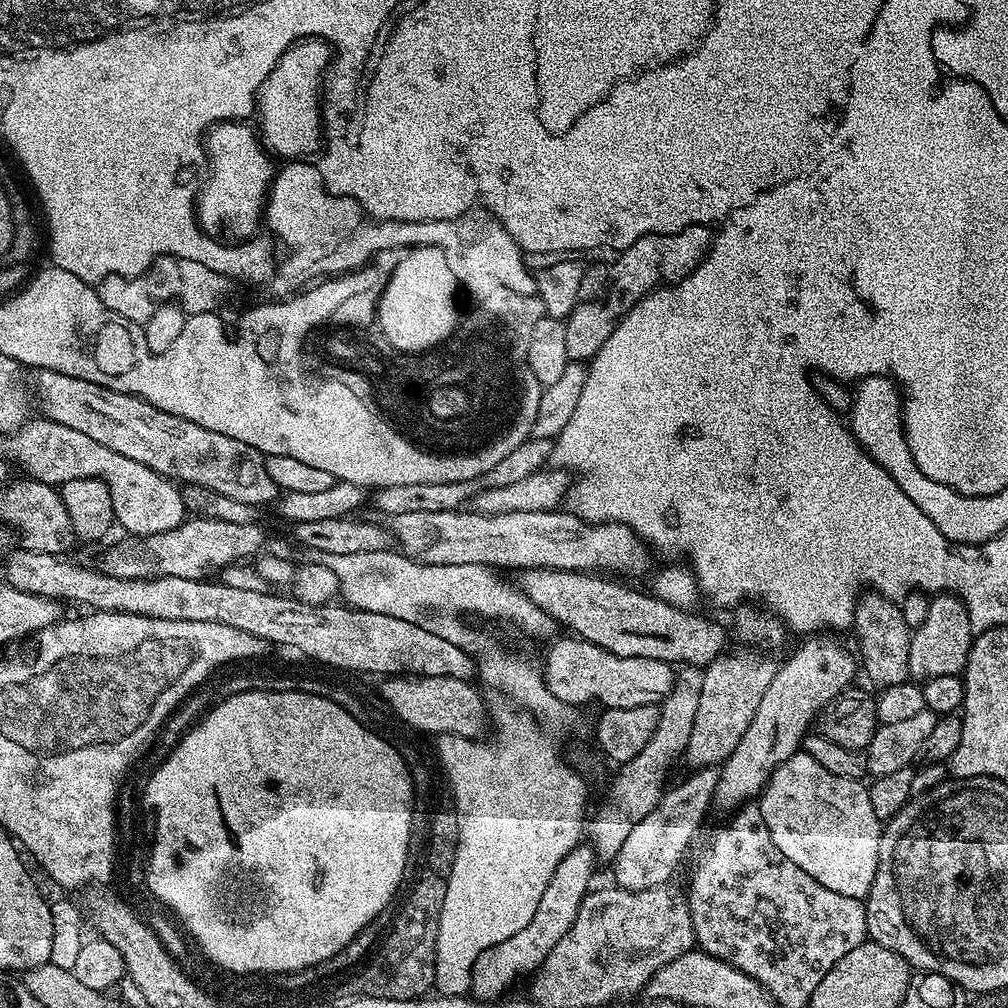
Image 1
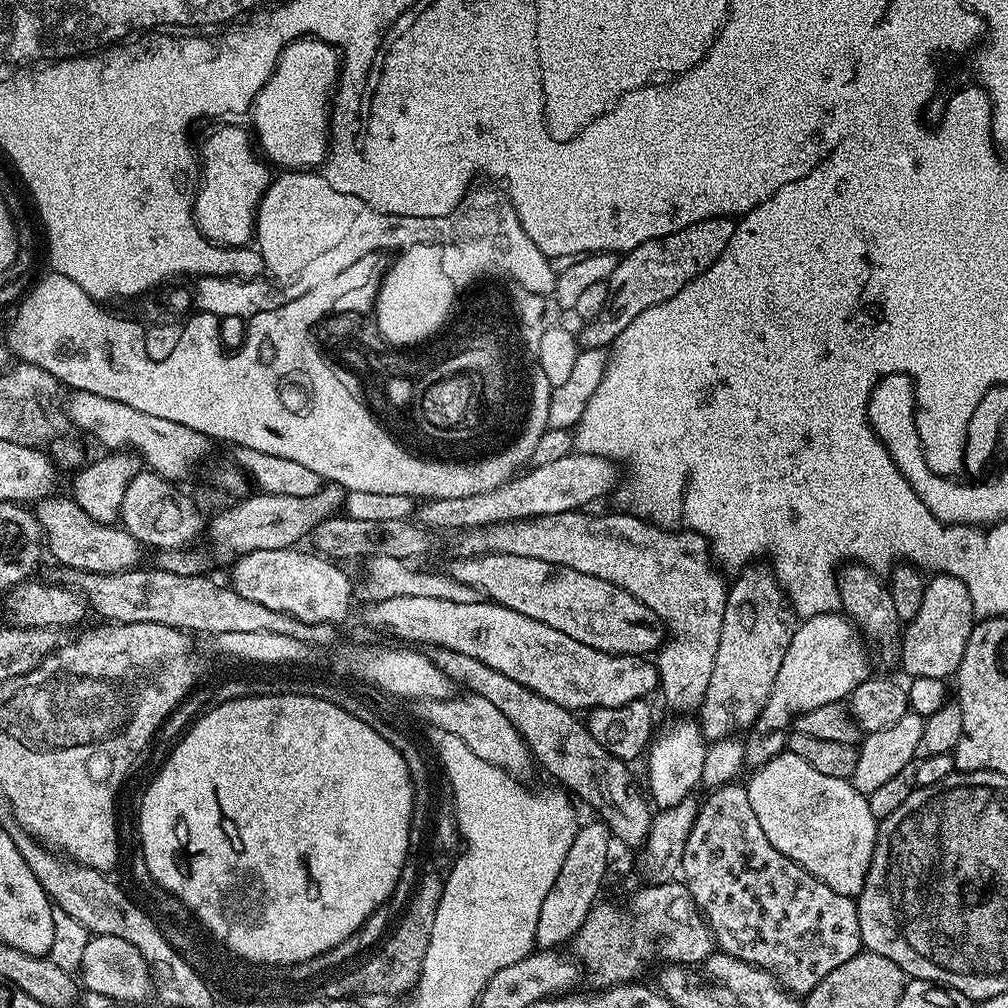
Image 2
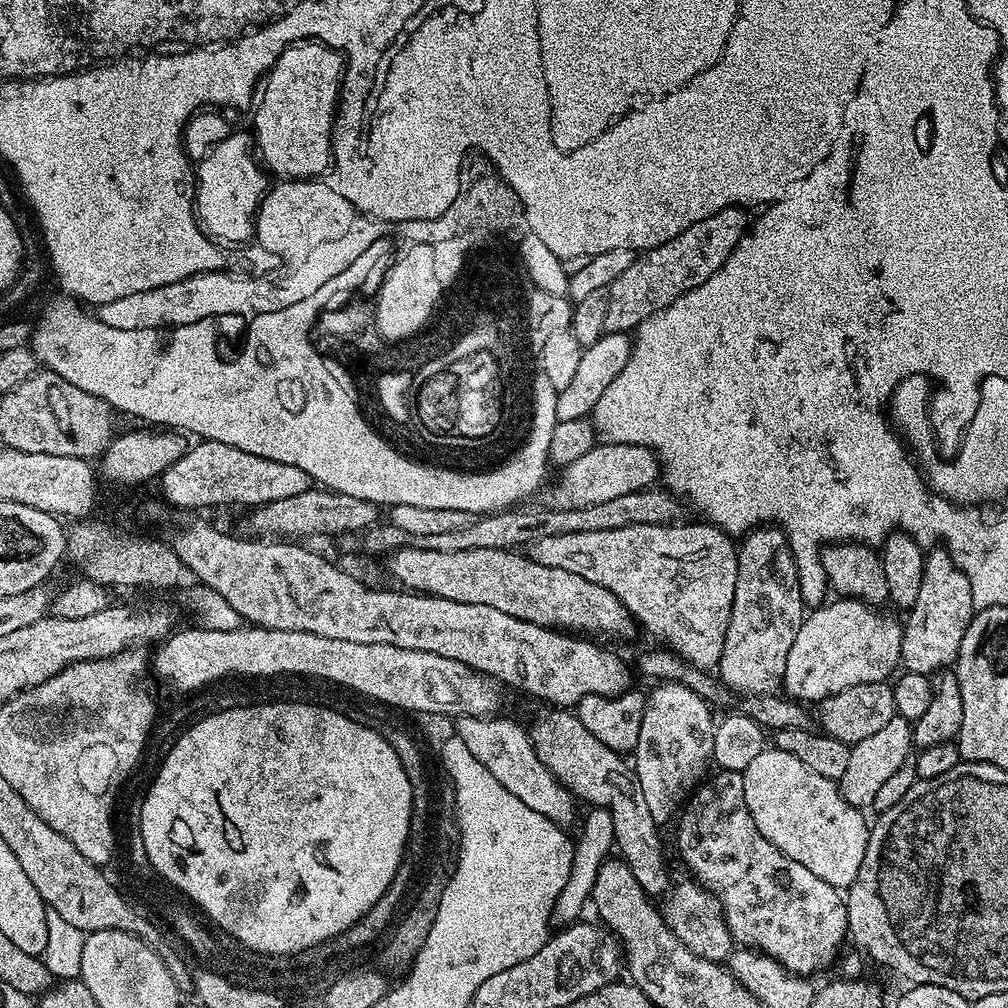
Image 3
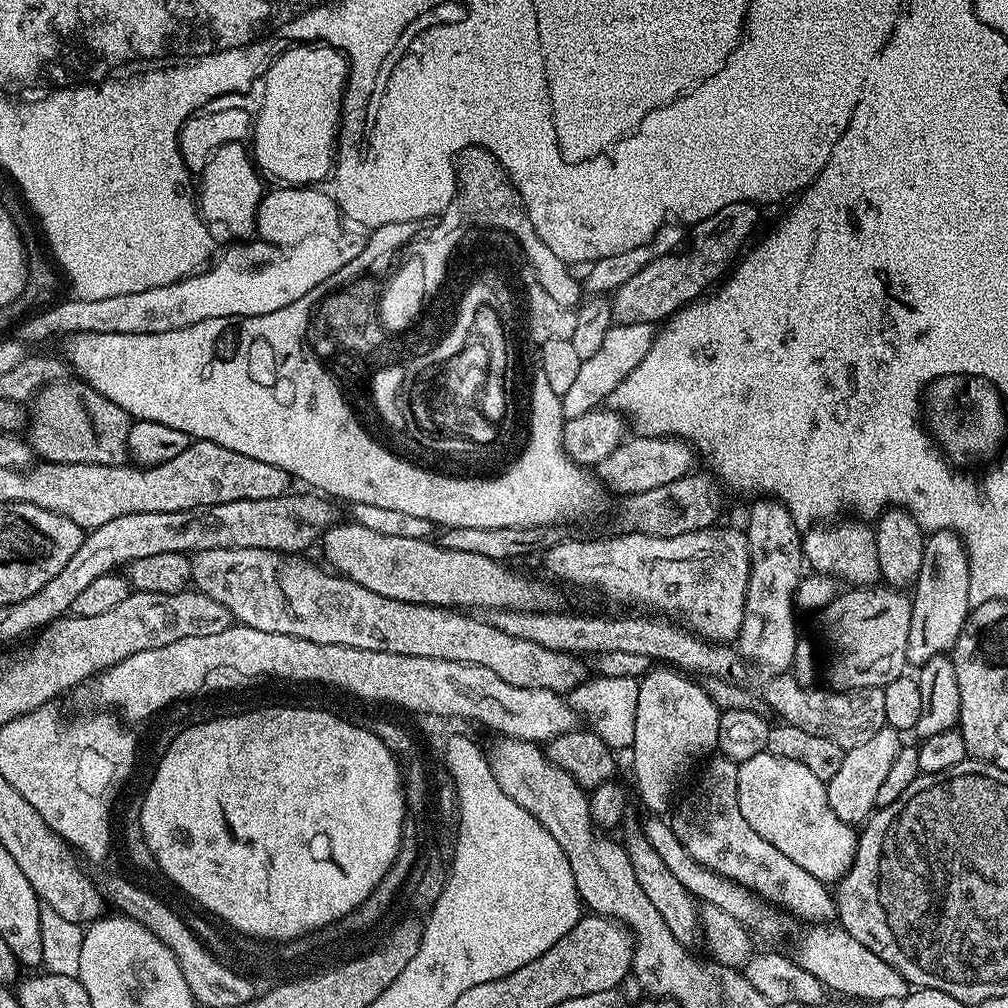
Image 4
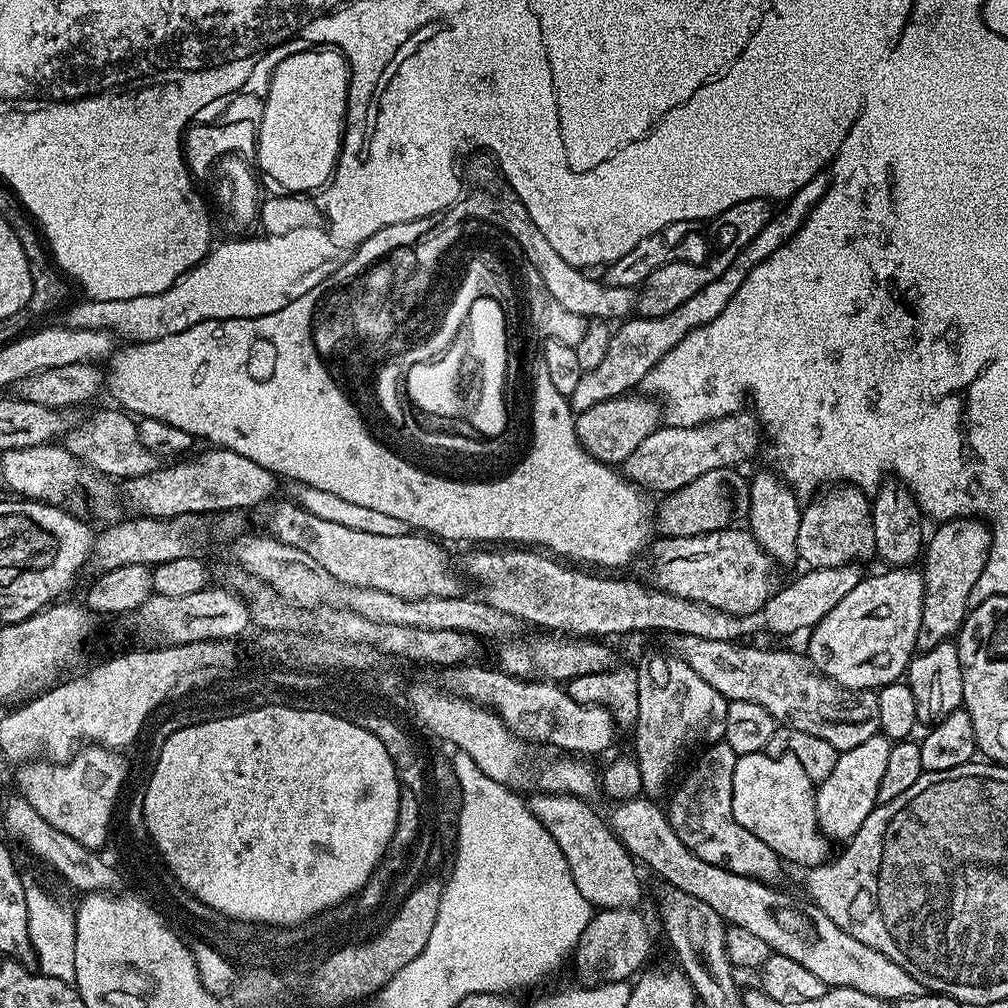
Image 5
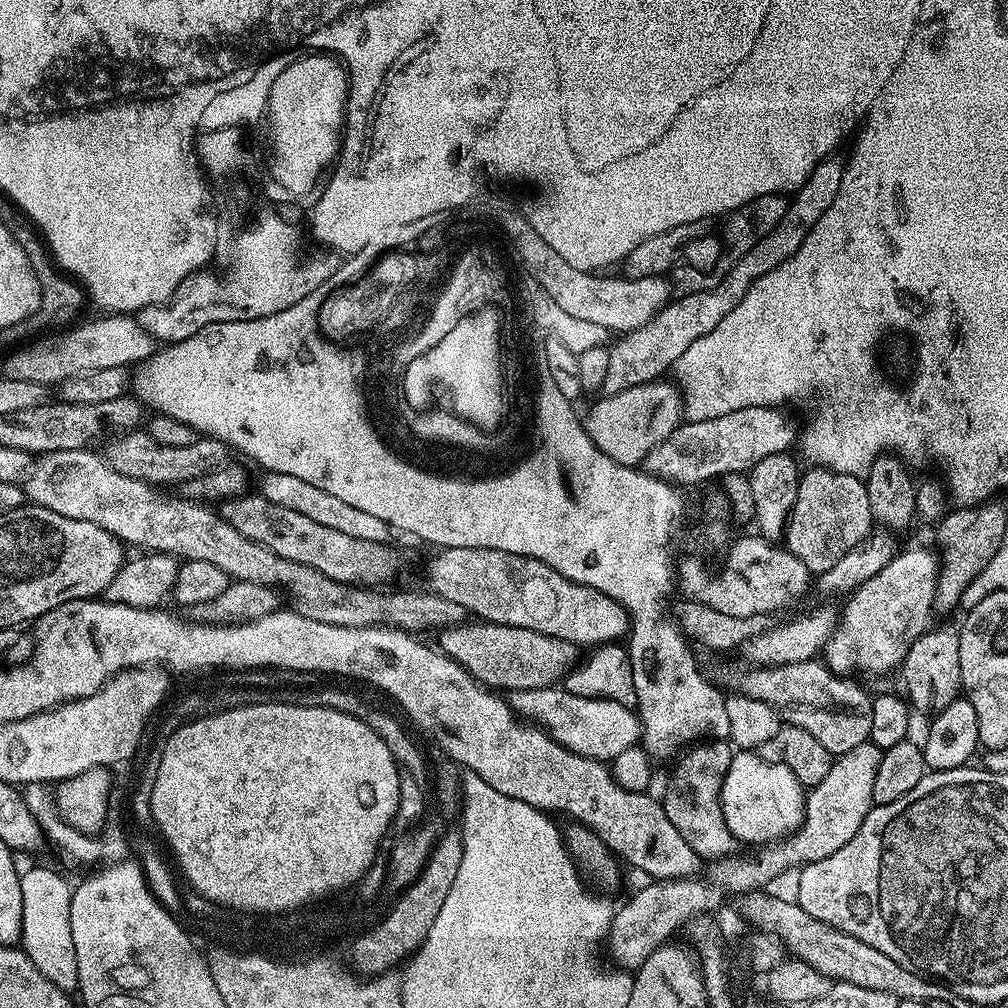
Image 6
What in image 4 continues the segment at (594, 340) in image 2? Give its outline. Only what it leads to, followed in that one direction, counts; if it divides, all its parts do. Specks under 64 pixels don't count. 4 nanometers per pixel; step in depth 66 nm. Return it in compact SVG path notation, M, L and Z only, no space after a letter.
M734 202L730 206L722 206L718 214L710 214L710 218L699 220L691 229L692 249L689 252L677 250L666 256L656 256L654 262L642 266L642 270L638 270L630 282L622 282L622 286L611 293L613 321L618 324L656 326L693 300L701 299L741 255L740 247L751 238L756 228L756 212L758 208L753 203Z

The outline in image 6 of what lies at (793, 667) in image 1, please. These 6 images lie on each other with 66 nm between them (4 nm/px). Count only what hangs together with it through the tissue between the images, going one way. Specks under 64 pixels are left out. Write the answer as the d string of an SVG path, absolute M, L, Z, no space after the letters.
M908 548L896 556L870 582L847 597L848 605L839 613L839 623L822 651L823 663L833 674L854 674L864 668L872 672L899 669L912 643L930 627L932 603L940 562L935 551Z

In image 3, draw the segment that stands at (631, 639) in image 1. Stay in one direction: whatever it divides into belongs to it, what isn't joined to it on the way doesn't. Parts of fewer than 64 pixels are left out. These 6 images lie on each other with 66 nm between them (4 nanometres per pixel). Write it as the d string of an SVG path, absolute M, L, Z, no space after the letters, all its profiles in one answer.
M406 547L391 553L386 562L389 574L400 583L397 585L413 592L441 596L450 602L494 606L494 610L502 610L502 614L572 634L596 637L605 632L608 636L632 636L638 632L637 621L606 586L598 586L568 570L542 566L542 562L534 562L520 550L470 549L438 553Z

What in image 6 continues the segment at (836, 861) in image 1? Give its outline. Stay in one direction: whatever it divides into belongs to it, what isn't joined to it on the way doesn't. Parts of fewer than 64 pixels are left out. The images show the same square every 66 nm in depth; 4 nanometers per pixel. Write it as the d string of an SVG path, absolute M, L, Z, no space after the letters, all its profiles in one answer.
M740 750L733 755L720 791L720 809L724 815L730 834L744 846L763 846L785 836L791 836L804 822L804 802L806 789L794 778L785 764L771 764L762 759L755 751Z

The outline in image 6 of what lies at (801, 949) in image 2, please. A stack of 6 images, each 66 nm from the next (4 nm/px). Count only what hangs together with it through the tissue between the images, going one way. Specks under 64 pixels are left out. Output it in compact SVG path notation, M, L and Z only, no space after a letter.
M708 738L689 747L683 755L671 765L672 777L662 795L666 818L670 818L674 830L686 838L686 846L690 846L705 861L715 862L725 856L737 855L738 842L734 834L730 834L720 809L720 791L734 755L733 745L728 740Z

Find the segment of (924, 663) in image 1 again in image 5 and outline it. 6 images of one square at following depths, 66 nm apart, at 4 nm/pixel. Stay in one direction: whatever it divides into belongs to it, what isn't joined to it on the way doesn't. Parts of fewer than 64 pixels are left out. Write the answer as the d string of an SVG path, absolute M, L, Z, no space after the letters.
M965 518L962 520L946 520L935 525L936 529L930 532L927 537L926 543L922 549L922 575L924 577L924 597L922 598L922 622L920 623L920 629L918 630L918 638L916 639L917 649L923 650L925 648L933 648L940 644L944 640L952 640L953 637L959 633L961 626L964 624L964 618L970 611L970 605L968 599L970 594L974 590L974 582L978 582L978 578L982 574L982 570L986 566L988 561L988 550L992 545L992 529L988 527L987 523L980 518Z

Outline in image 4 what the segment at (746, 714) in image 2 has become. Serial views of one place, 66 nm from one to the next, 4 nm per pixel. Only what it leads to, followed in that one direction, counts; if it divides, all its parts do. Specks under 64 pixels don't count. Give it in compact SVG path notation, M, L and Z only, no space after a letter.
M775 498L757 499L757 504L748 512L748 553L750 554L750 578L746 586L746 602L744 603L744 617L740 626L740 635L734 644L739 655L745 661L756 660L760 668L765 668L768 674L785 673L793 667L796 658L796 607L795 595L801 580L806 575L806 561L804 559L804 541L801 529L796 527L794 518L790 518L790 510Z

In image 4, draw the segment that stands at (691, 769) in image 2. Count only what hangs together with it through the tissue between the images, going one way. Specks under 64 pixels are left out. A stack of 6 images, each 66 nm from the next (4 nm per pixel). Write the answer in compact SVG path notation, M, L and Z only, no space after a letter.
M649 667L639 681L638 718L634 718L634 742L630 749L632 776L641 802L652 811L649 813L664 814L673 807L672 795L679 790L684 775L700 759L713 755L721 710L699 682L675 667Z

